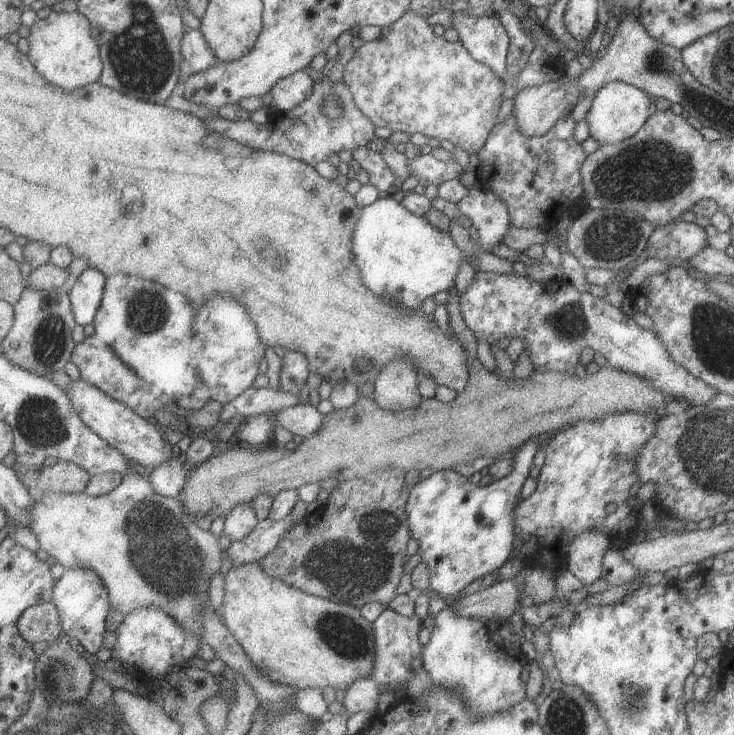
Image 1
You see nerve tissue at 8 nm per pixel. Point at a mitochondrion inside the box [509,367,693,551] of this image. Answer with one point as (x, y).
(614, 464)

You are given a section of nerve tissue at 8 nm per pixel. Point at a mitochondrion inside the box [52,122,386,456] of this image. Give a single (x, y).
(146, 313)

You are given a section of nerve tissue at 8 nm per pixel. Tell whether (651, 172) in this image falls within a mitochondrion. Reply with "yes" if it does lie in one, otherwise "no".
yes

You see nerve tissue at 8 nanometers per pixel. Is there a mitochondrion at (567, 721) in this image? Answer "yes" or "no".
yes

